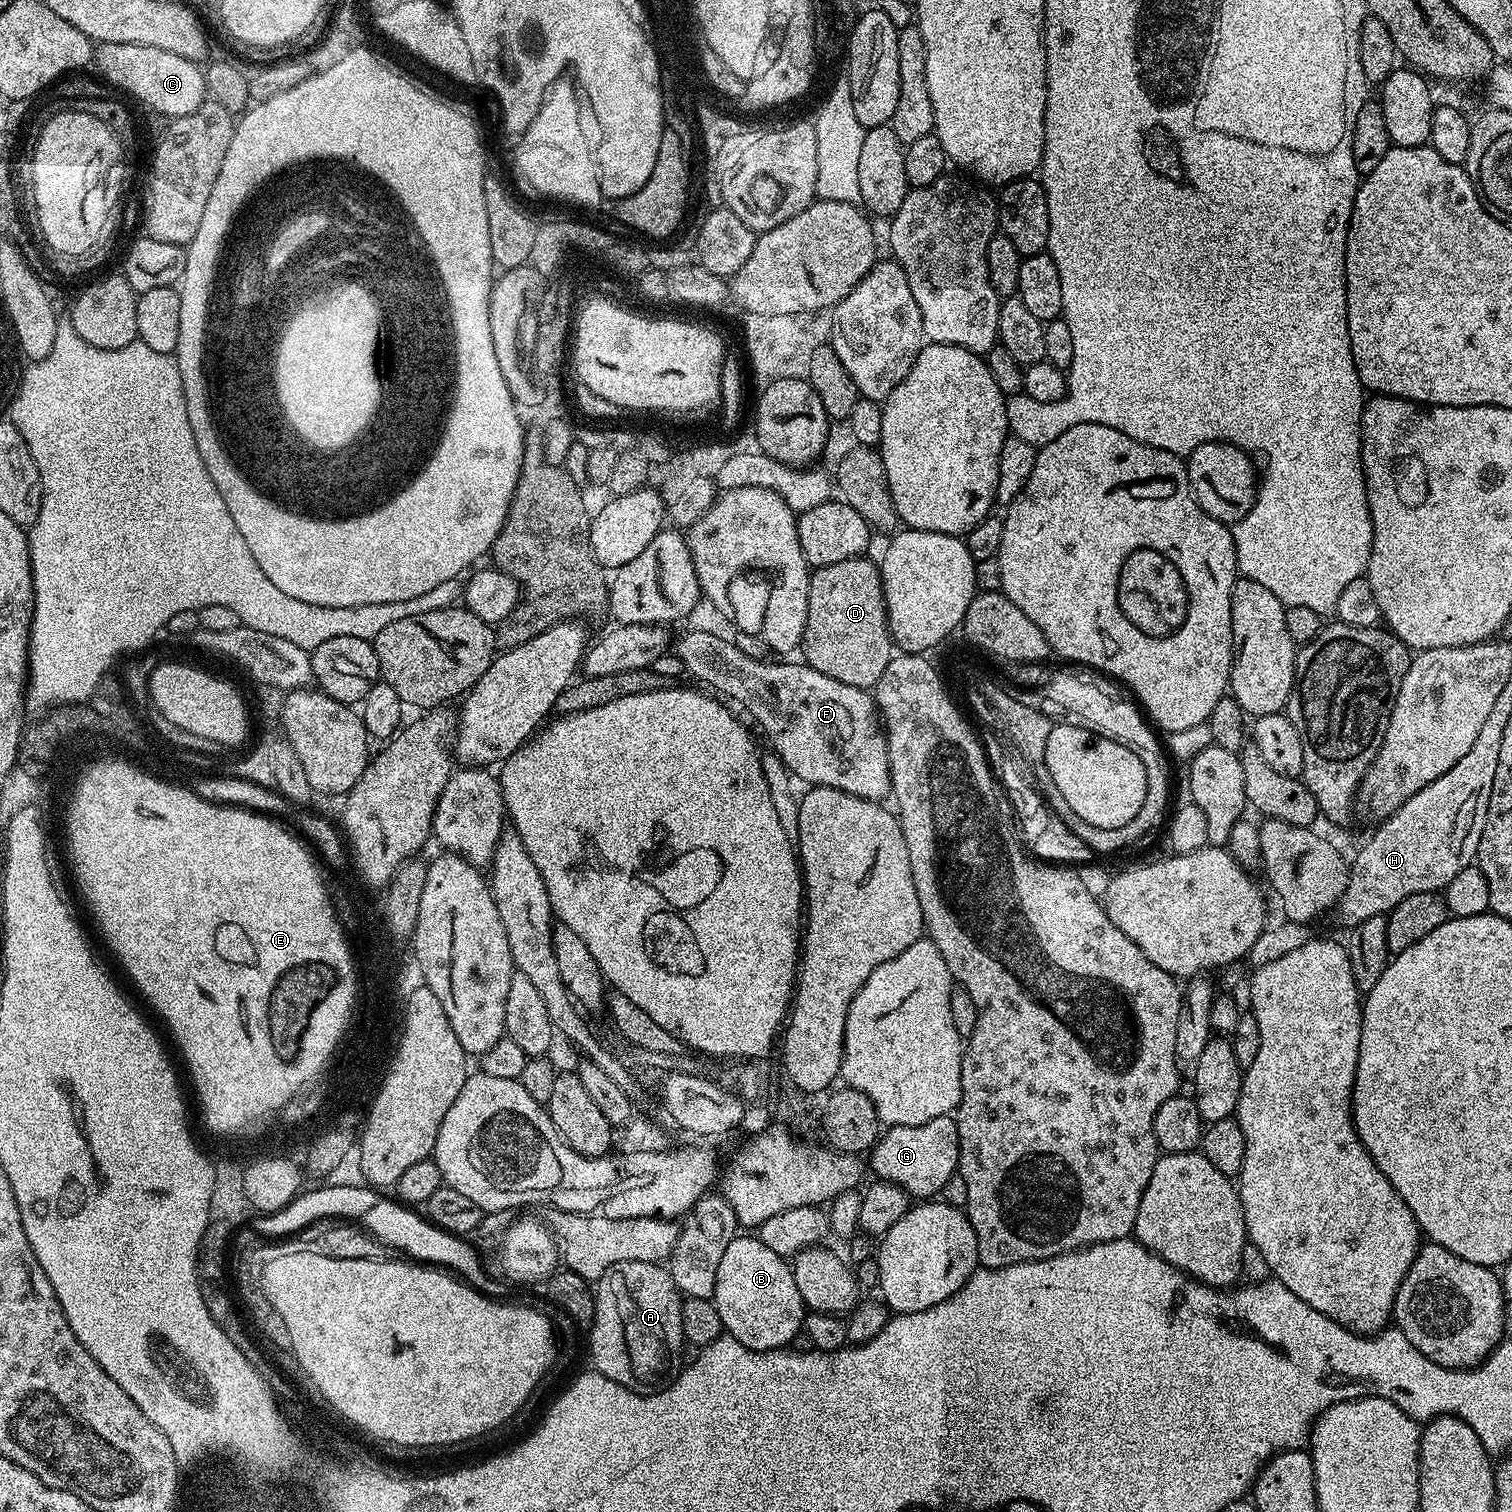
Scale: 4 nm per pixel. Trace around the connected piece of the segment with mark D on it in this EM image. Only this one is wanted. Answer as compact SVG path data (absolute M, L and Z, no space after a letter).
M855 556L830 566L815 569L808 577L806 598L806 628L802 641L803 663L810 665L826 678L838 678L846 686L858 686L865 690L875 689L882 670L886 670L894 655L892 636L888 633L888 619L884 609L884 591L880 569L864 556Z

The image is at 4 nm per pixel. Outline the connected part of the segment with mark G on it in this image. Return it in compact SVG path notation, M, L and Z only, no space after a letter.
M952 1116L930 1118L922 1126L891 1126L870 1149L871 1156L870 1172L877 1181L896 1184L912 1198L939 1197L960 1166L958 1126Z

